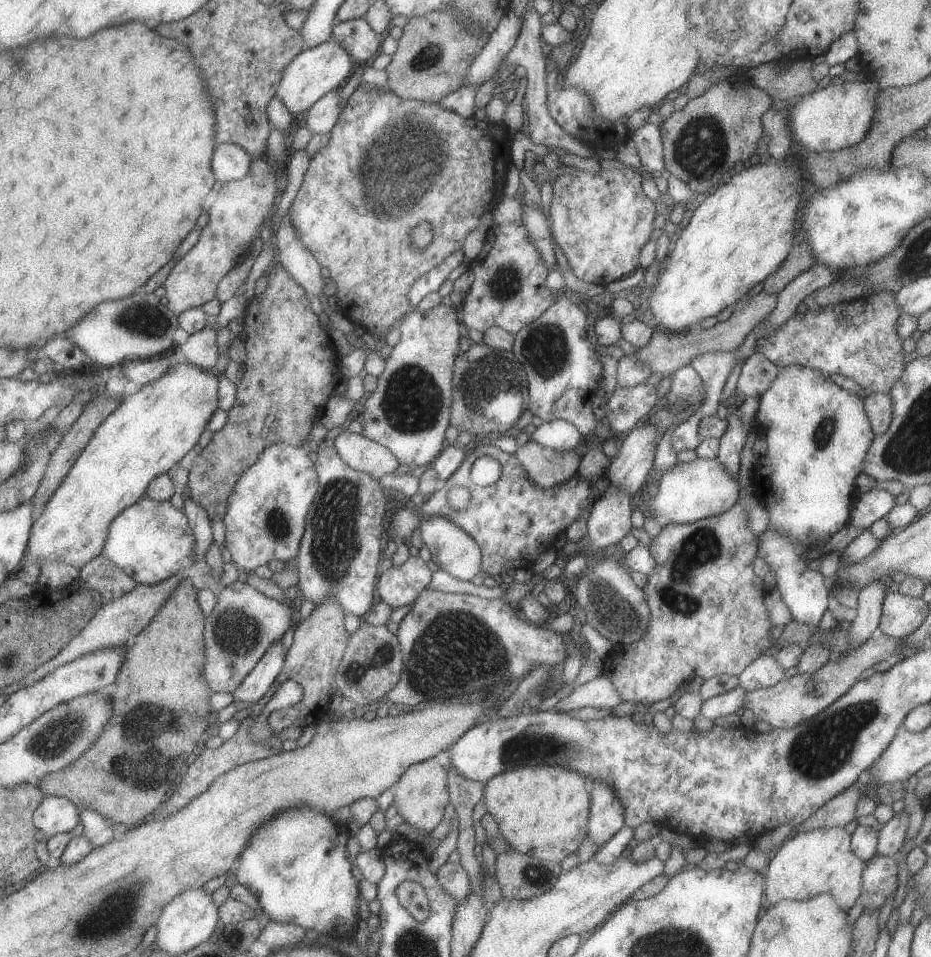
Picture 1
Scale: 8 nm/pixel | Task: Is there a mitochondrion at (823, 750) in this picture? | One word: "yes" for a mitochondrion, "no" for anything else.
yes

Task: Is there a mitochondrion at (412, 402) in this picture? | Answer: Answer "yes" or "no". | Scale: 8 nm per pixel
yes

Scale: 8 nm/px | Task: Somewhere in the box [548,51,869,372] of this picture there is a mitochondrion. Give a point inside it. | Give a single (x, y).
(703, 145)

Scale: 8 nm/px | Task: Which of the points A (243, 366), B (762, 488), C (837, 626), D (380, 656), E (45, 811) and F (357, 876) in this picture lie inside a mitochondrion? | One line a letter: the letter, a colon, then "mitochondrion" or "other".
A: other
B: other
C: other
D: mitochondrion
E: other
F: other

